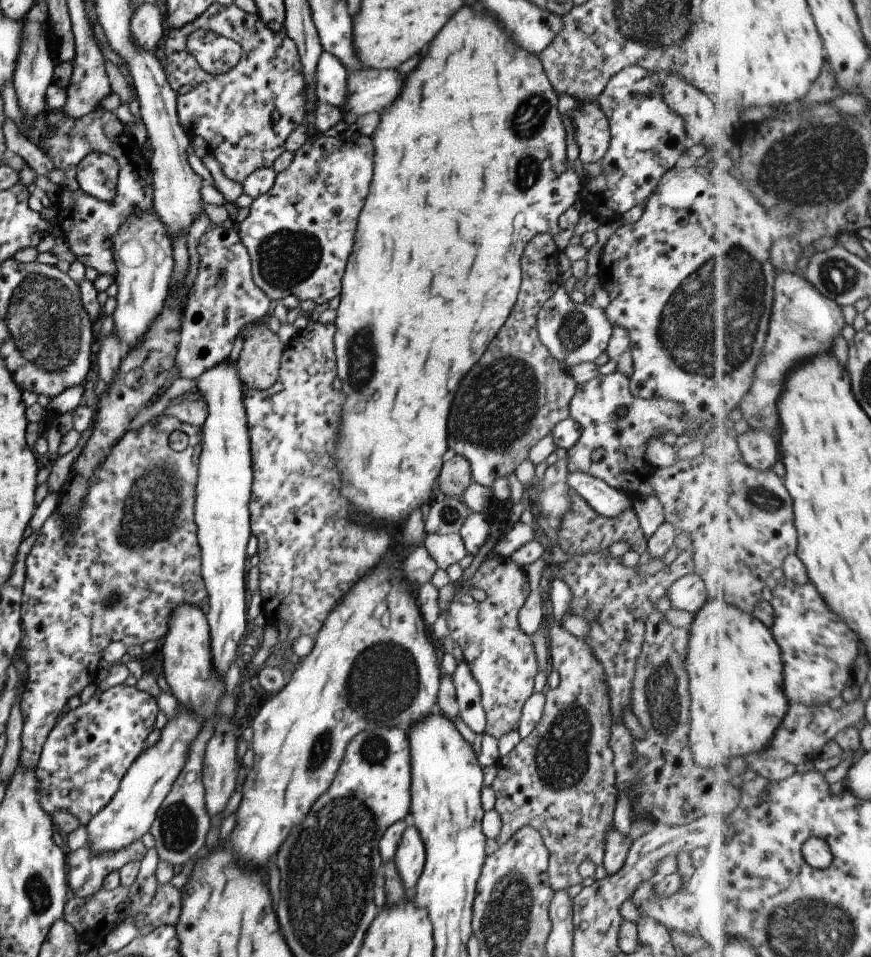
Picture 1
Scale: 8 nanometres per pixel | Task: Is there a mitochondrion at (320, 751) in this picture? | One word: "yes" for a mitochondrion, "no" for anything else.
yes

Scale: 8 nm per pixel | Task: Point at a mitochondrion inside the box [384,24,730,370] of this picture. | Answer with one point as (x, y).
(531, 115)

